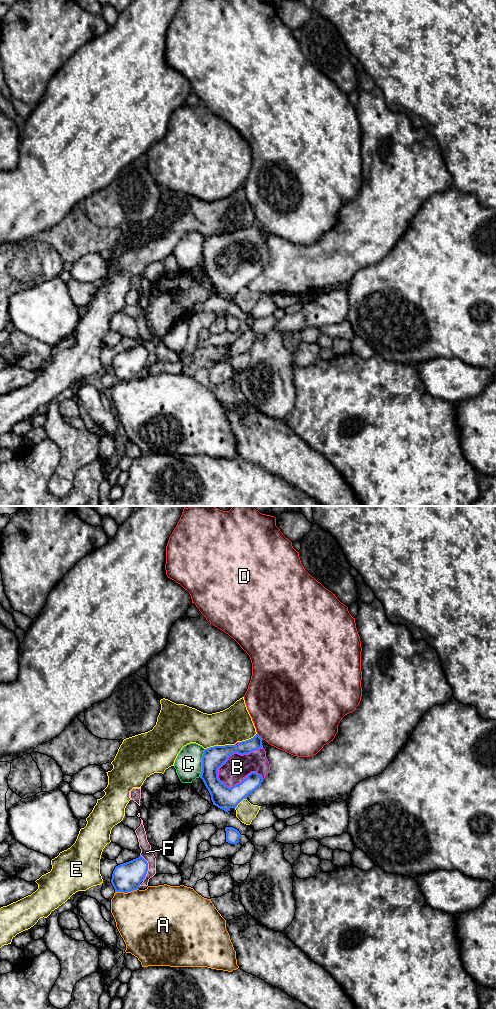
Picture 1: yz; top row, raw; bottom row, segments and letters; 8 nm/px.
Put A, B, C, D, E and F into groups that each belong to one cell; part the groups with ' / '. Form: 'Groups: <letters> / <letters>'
Groups: A / B / C / D / E / F

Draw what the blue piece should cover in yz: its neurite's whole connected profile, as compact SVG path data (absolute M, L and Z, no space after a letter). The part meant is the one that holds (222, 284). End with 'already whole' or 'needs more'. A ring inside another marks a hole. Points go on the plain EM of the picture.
M253 226L237 230L235 233L214 234L204 238L200 266L208 277L213 293L228 302L229 296L236 296L248 283L255 279L270 260L270 252L262 233L262 226Z; needs more

